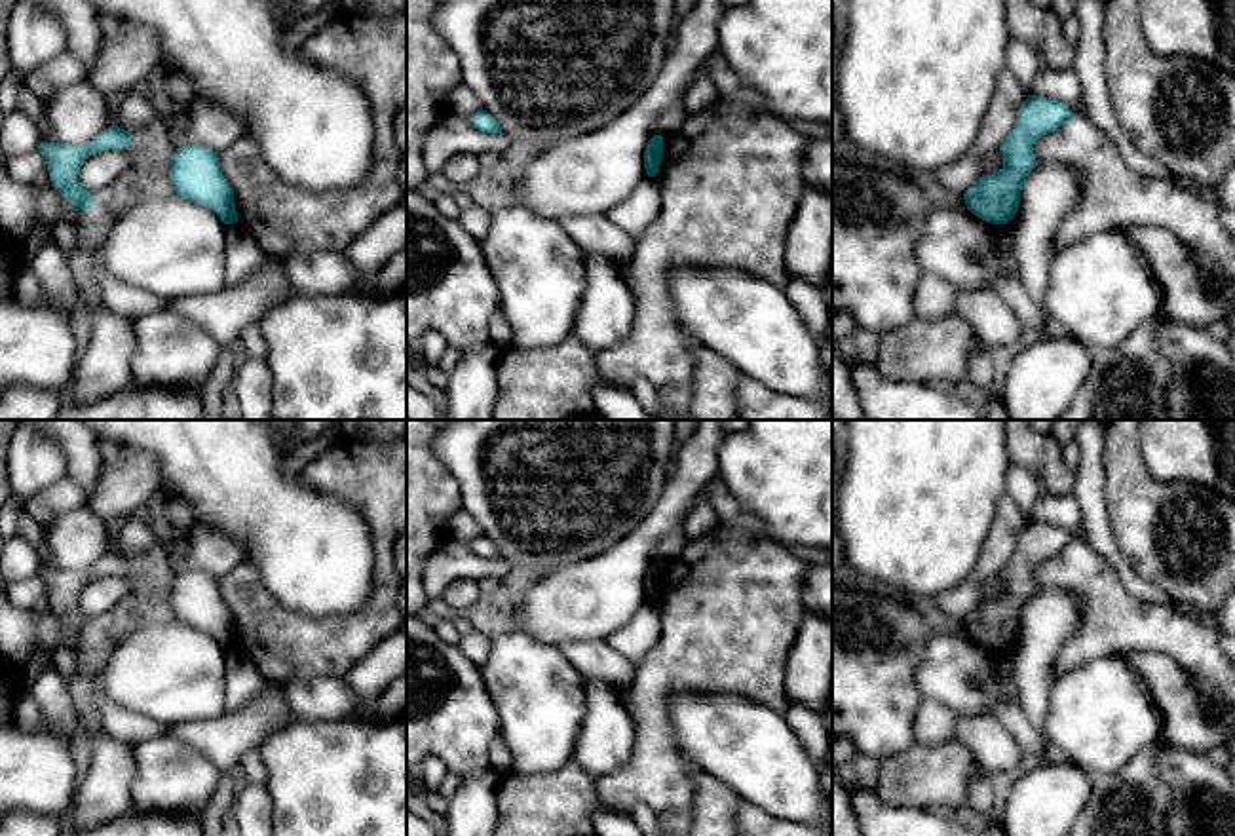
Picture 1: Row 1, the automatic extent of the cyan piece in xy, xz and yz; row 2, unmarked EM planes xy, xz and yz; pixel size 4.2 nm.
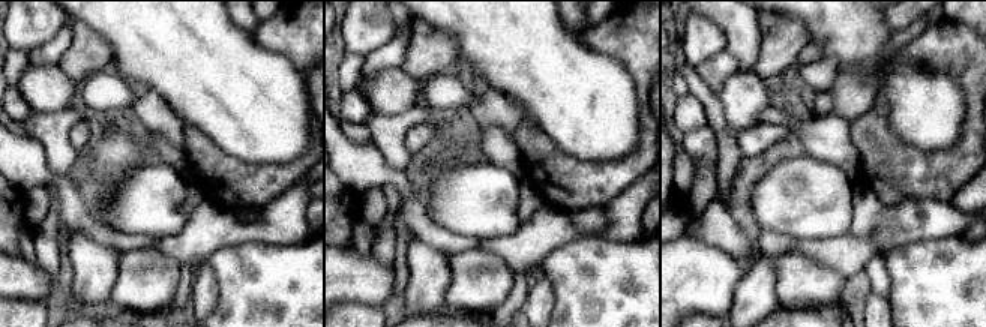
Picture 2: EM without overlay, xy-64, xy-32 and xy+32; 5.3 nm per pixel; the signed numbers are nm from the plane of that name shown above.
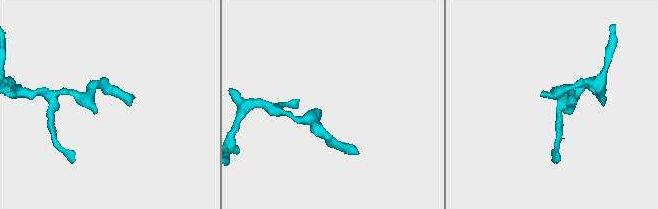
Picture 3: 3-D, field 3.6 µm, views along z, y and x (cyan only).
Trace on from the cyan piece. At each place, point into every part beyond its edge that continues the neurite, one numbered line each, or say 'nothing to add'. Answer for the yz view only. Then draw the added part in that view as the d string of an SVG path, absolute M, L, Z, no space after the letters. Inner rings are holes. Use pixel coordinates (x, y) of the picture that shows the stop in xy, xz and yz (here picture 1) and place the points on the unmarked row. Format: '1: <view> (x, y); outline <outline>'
nothing to add

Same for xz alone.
nothing to add

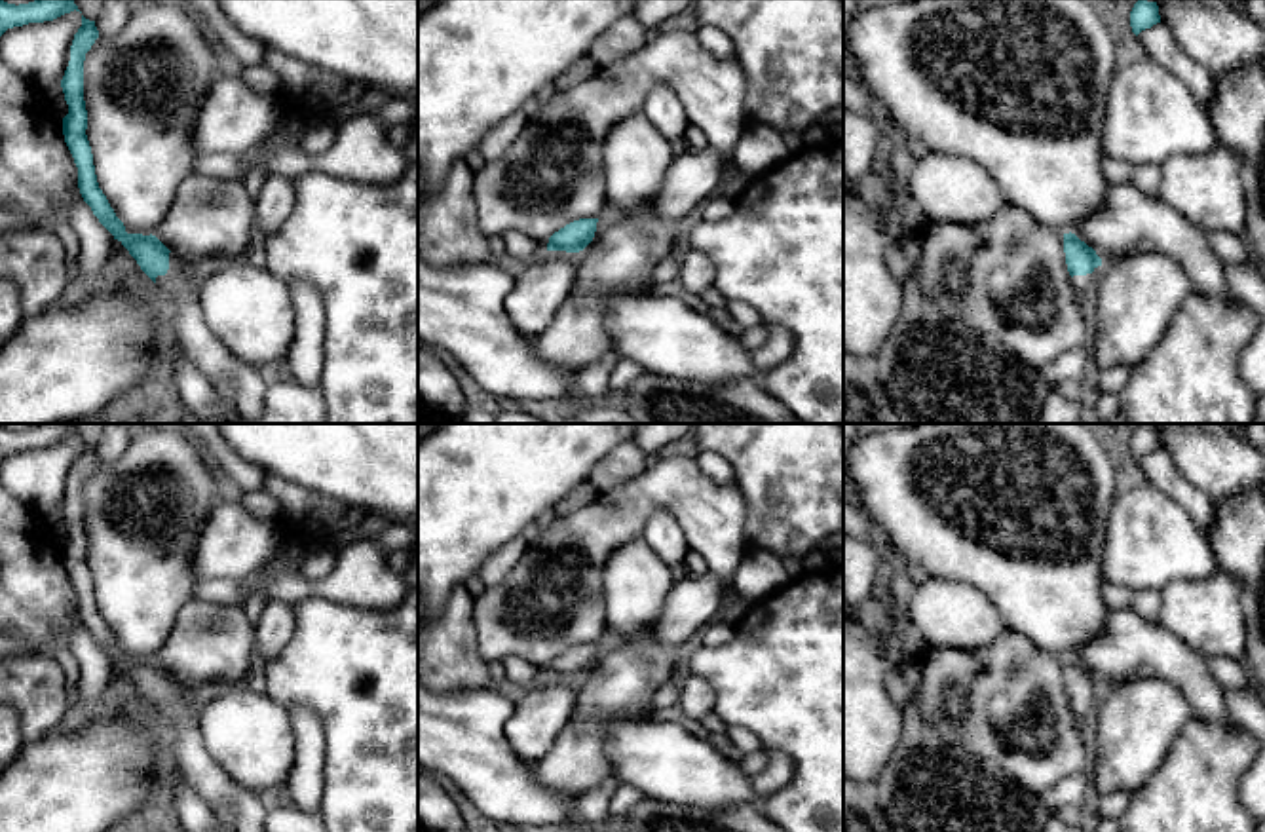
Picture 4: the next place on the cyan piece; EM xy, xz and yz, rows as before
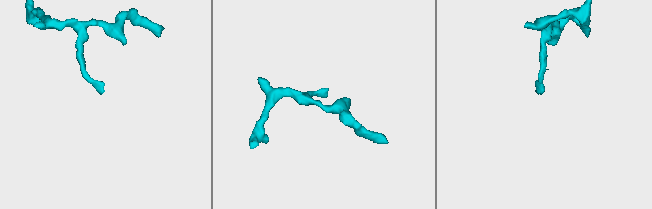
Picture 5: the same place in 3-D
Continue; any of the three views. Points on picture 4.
1: xy (185, 743); outline M169 678L167 699L158 701L156 709L175 769L186 777L211 811L232 807L237 832L264 832L268 807L258 794L236 785L205 750L196 712L173 678Z

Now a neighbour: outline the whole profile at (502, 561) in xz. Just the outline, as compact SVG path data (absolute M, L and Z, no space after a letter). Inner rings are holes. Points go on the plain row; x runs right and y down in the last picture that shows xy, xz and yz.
M519 536L496 549L479 570L486 587L498 585L522 558L528 549L528 541Z

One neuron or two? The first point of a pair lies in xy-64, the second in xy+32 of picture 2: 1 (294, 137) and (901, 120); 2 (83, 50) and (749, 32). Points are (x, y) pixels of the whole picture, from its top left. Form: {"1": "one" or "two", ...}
{"1": "one", "2": "two"}

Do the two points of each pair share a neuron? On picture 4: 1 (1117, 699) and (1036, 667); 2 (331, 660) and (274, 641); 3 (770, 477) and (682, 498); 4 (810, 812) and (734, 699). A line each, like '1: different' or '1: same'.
1: different
2: different
3: different
4: same

